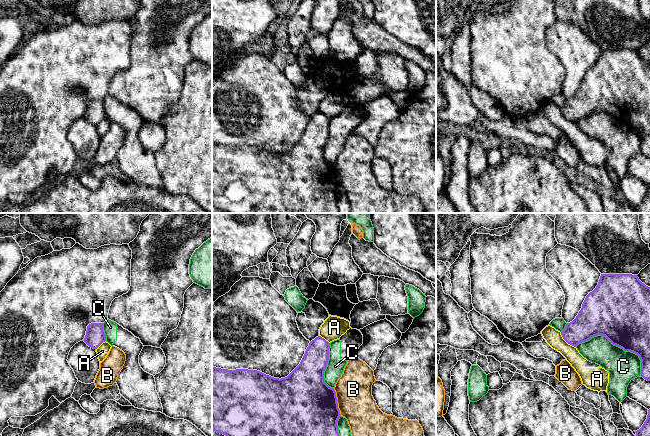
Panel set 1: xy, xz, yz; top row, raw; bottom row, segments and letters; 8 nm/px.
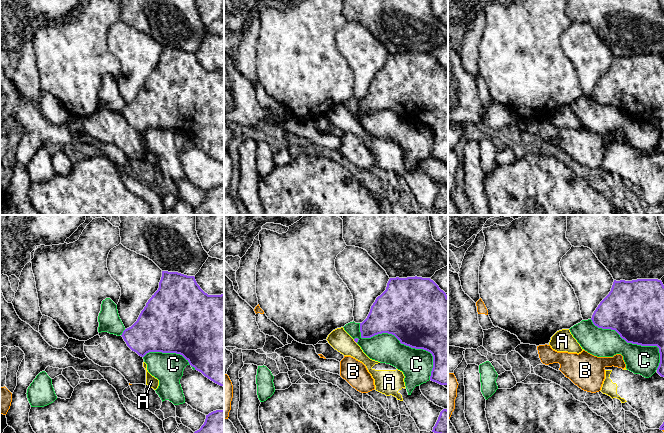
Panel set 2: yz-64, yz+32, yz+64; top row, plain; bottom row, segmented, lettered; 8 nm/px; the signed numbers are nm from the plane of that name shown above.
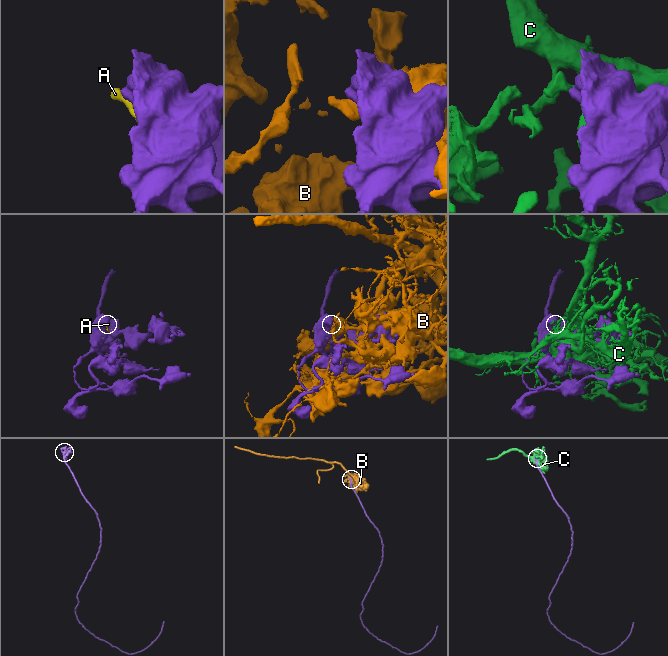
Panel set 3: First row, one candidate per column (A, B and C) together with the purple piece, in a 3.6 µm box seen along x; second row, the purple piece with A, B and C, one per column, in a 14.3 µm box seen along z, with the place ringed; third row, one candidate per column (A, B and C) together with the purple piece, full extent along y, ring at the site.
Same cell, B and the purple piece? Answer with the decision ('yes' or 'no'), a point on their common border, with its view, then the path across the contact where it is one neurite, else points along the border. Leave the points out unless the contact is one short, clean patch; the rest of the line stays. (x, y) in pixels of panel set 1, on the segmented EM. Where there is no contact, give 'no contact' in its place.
no; contact xz (336, 402)

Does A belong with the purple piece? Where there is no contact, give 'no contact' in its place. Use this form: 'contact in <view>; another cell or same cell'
contact in yz; another cell

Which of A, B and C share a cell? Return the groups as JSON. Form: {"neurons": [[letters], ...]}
{"neurons": [["A"], ["B"], ["C"]]}

